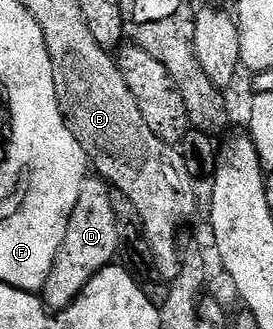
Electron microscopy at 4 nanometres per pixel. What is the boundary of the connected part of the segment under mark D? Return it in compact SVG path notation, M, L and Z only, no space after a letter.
M87 175L84 186L80 186L76 210L72 210L72 218L68 222L68 234L64 234L64 246L60 246L60 254L56 254L52 274L48 274L48 282L44 282L40 293L47 308L67 308L82 293L84 286L88 286L96 273L115 263L117 256L114 255L120 252L124 241L122 231L118 228L116 210L112 206L113 197L111 185L101 176Z

